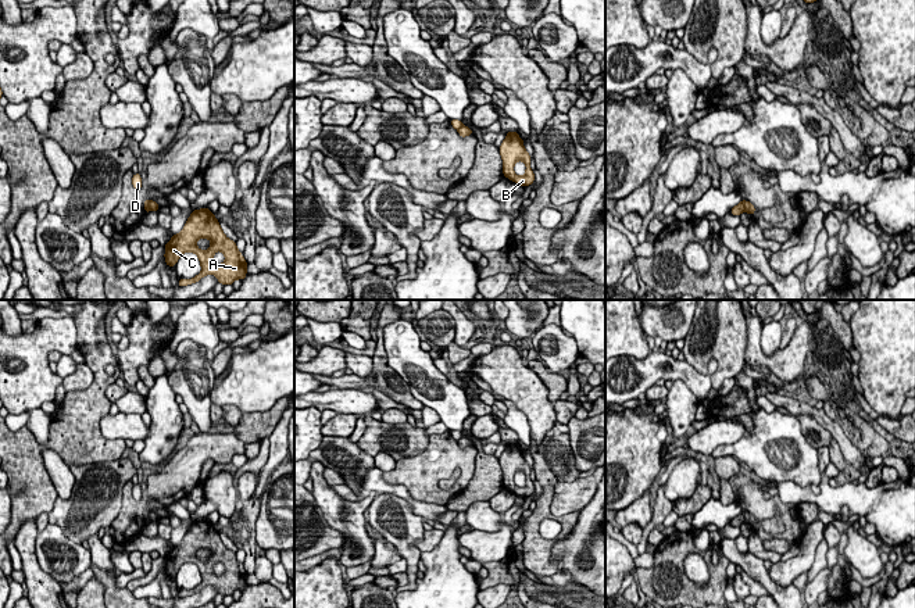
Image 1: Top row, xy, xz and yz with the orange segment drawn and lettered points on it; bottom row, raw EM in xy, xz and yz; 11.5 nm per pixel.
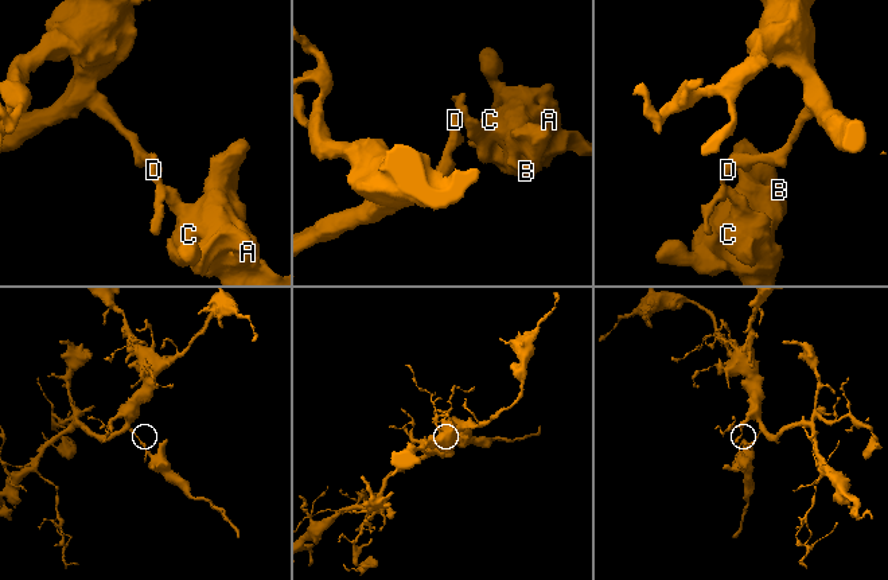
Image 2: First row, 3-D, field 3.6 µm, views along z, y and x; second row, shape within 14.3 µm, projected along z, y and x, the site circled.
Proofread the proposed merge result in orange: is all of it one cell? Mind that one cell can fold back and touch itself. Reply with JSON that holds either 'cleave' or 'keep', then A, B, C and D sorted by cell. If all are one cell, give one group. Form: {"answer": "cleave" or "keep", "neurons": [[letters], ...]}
{"answer": "cleave", "neurons": [["A", "B", "C"], ["D"]]}

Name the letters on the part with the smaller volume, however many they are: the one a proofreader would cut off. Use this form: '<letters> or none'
A, B, C

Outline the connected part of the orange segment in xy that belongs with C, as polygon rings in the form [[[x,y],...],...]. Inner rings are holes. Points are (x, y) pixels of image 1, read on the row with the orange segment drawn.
[[[207,207],[192,211],[183,229],[164,246],[165,262],[168,267],[175,267],[183,253],[194,253],[201,265],[201,272],[193,279],[179,279],[179,286],[187,286],[199,282],[205,275],[215,275],[222,285],[232,285],[236,279],[244,279],[247,272],[247,262],[236,247],[236,242],[228,239],[219,226],[219,222]],[[199,239],[208,239],[211,242],[207,251],[197,247]],[[222,251],[225,261],[217,265],[214,253]]]

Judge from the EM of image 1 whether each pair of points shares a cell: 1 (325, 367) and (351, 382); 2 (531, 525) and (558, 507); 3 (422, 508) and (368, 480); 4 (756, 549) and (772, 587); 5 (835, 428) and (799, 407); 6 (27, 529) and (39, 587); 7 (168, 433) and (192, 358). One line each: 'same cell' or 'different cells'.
1: different cells
2: different cells
3: same cell
4: different cells
5: same cell
6: same cell
7: different cells

